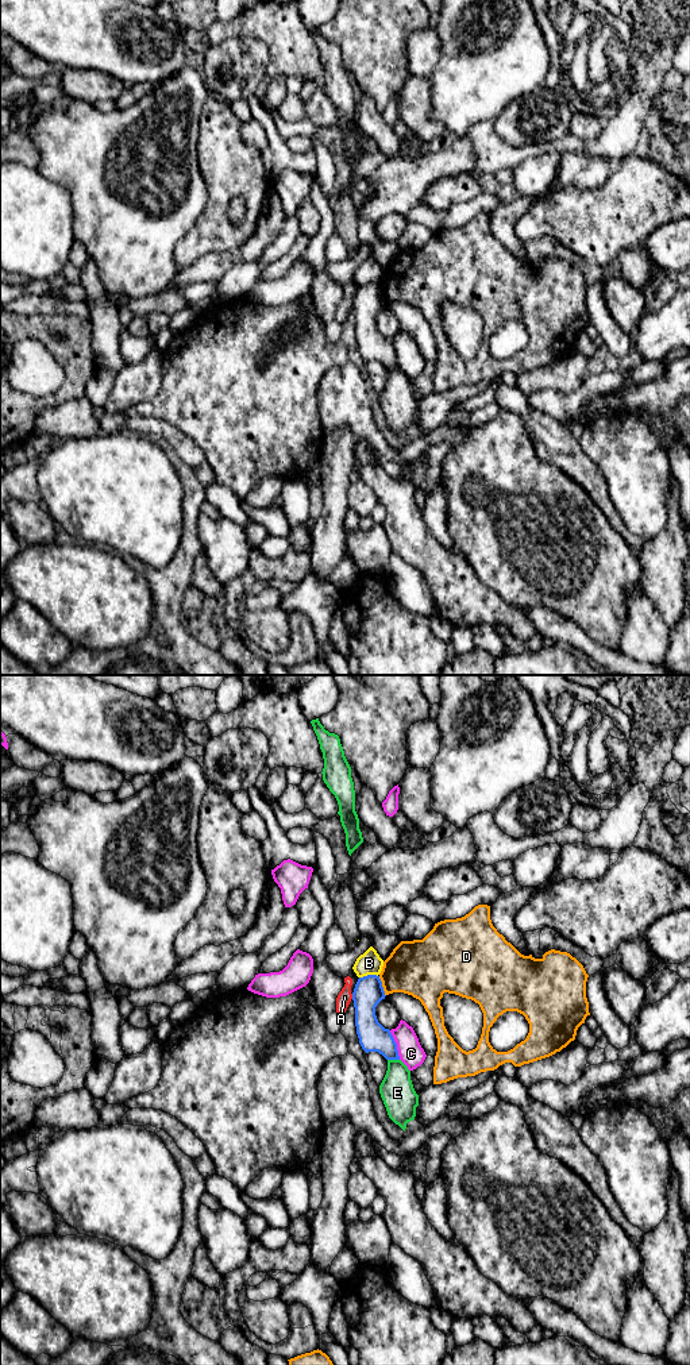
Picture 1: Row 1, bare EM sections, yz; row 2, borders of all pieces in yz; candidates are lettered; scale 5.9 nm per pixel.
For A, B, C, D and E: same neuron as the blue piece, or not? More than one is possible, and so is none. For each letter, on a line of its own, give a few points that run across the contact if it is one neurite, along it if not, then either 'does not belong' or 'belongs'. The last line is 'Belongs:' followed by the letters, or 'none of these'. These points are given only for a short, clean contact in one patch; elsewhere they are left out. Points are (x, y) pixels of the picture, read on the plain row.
A: line yz (351, 303), (353, 307); does not belong
B: line yz (377, 284), (363, 284), (359, 286); does not belong
C: does not belong
D: does not belong
E: line yz (388, 367), (399, 369); does not belong
Belongs: none of these

